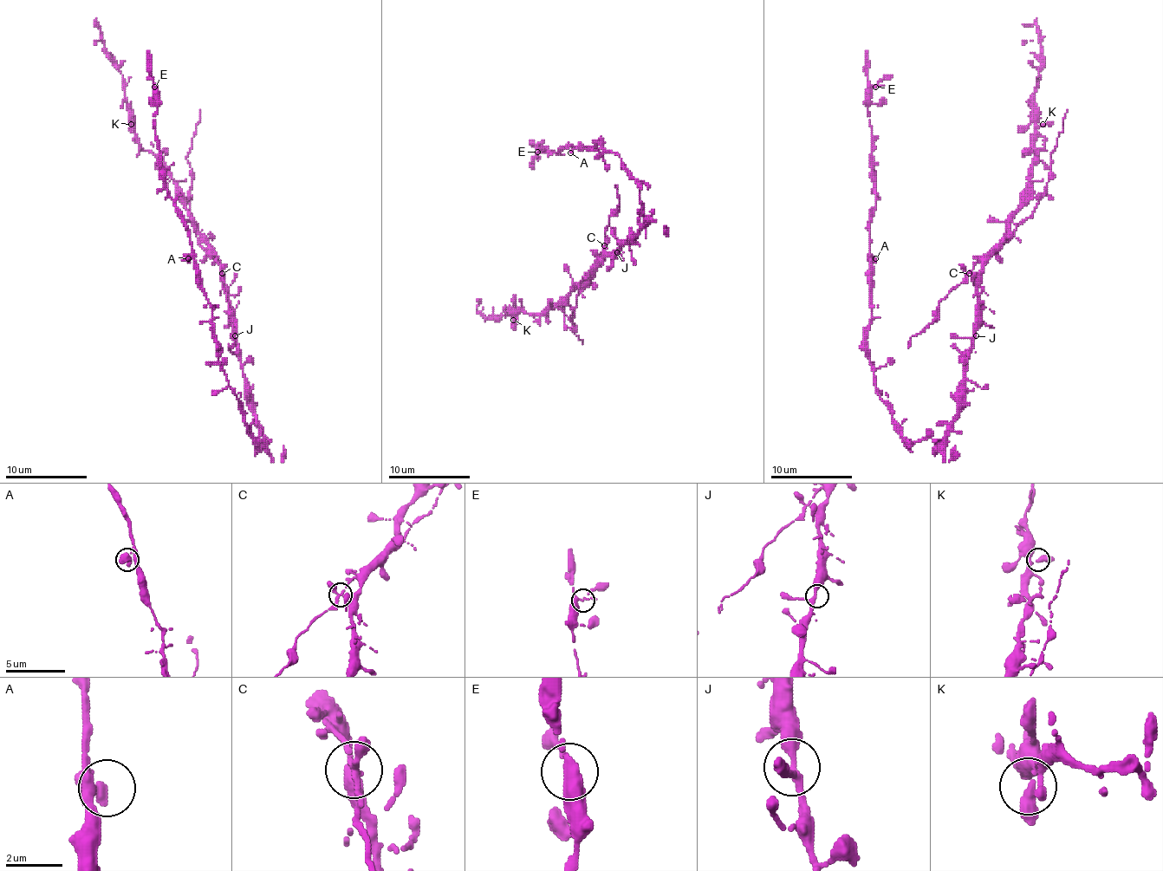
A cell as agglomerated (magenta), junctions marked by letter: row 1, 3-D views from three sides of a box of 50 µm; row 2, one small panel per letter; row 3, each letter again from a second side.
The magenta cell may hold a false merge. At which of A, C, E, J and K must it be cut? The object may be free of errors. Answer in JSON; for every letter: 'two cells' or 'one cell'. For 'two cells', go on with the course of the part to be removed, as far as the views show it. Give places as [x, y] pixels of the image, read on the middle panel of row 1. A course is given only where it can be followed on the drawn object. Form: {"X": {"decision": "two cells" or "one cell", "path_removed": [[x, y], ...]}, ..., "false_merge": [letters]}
{"A": {"decision": "one cell"}, "C": {"decision": "two cells", "path_removed": [[605, 246], [581, 282], [572, 311], [575, 328], [568, 328], [582, 344]]}, "E": {"decision": "one cell"}, "J": {"decision": "one cell"}, "K": {"decision": "one cell"}, "false_merge": ["C"]}

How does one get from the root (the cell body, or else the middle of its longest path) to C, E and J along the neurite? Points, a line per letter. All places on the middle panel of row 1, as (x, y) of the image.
C: (641, 228), (613, 254), (609, 254), (605, 246)
E: (641, 228), (639, 187), (617, 154), (597, 142), (594, 148), (564, 146), (558, 152), (540, 145), (537, 152)
J: (641, 228), (617, 252)

